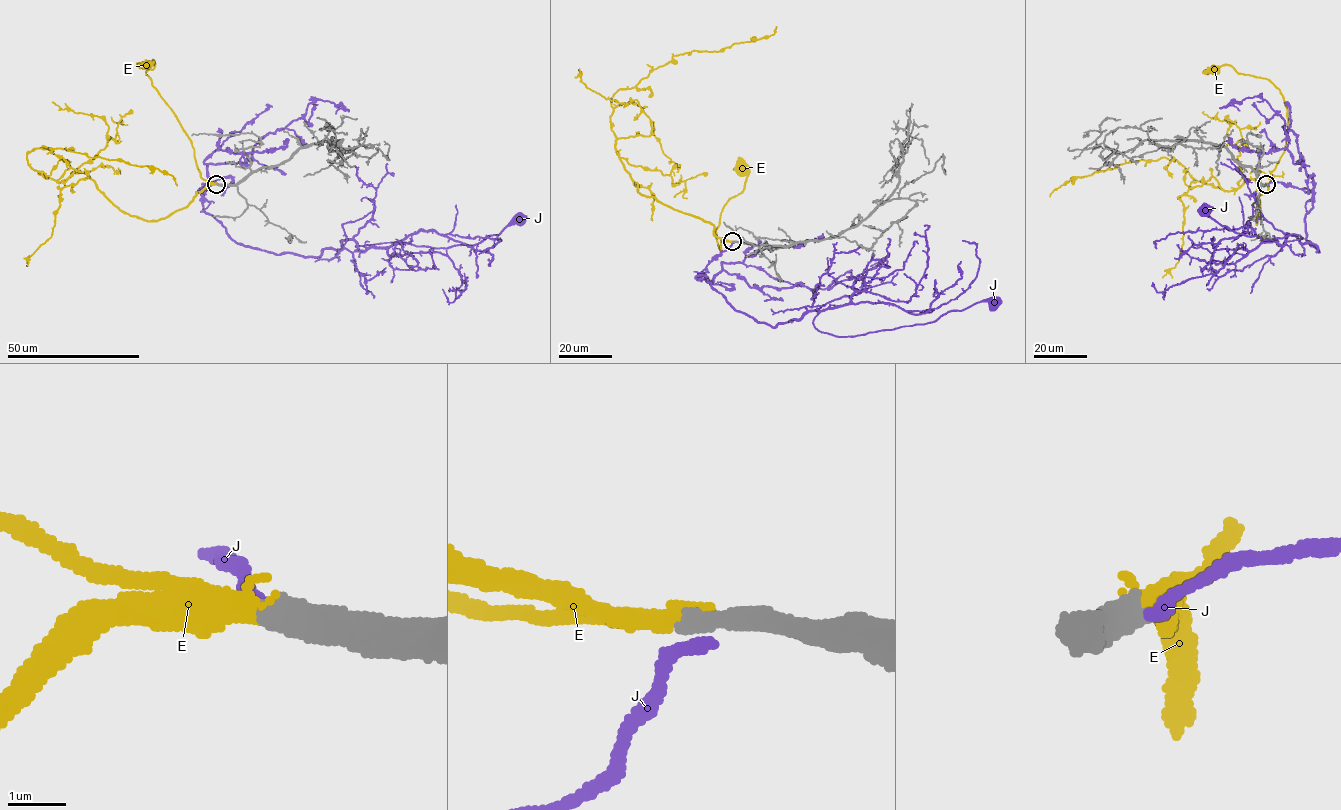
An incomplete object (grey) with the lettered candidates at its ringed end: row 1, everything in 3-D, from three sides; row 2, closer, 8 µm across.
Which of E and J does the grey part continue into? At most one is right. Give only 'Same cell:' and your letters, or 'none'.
Same cell: E

